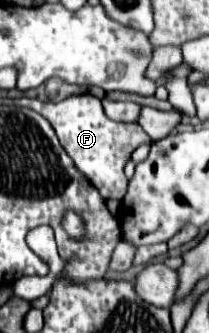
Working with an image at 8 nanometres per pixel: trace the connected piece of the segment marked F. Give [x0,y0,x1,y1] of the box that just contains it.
[16,95,150,201]

